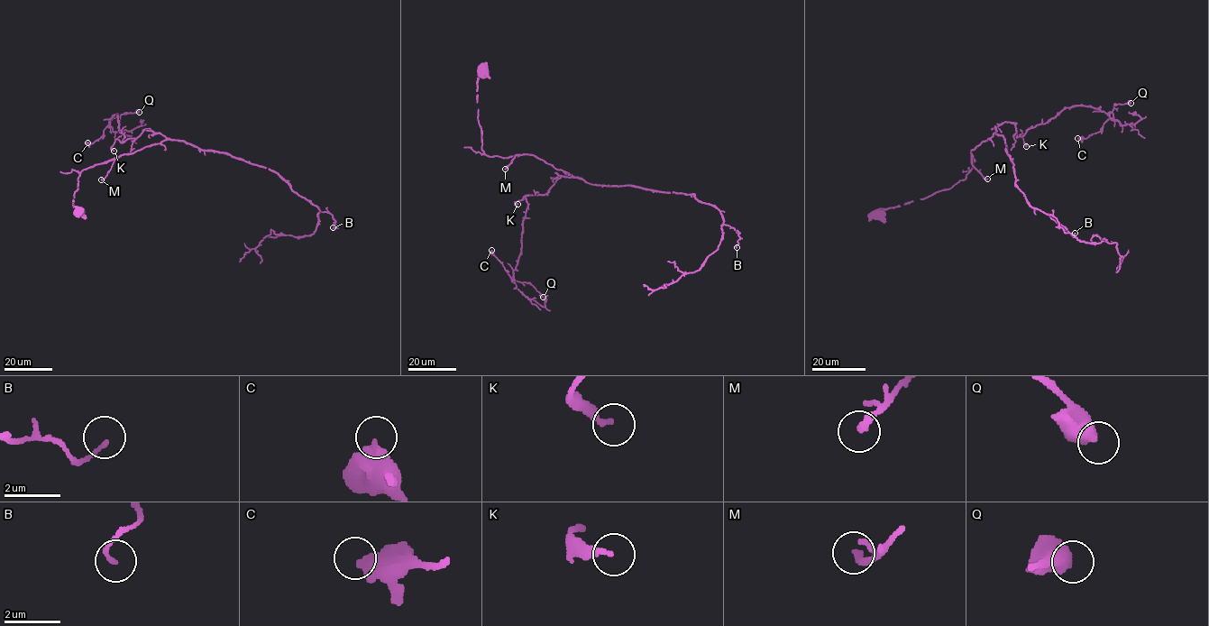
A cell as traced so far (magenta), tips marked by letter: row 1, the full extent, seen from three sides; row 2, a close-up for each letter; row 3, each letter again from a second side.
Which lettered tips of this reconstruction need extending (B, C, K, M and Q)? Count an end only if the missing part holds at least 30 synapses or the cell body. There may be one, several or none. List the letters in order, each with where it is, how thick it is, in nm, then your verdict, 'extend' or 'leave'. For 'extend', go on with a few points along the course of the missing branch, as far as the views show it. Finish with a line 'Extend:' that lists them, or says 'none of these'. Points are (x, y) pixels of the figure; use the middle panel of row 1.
B: (737, 247) | 130 nm | leave
C: (491, 250) | 550 nm | extend
K: (517, 204) | 240 nm | leave
M: (505, 169) | 240 nm | leave
Q: (543, 297) | 600 nm | leave
Extend: C

